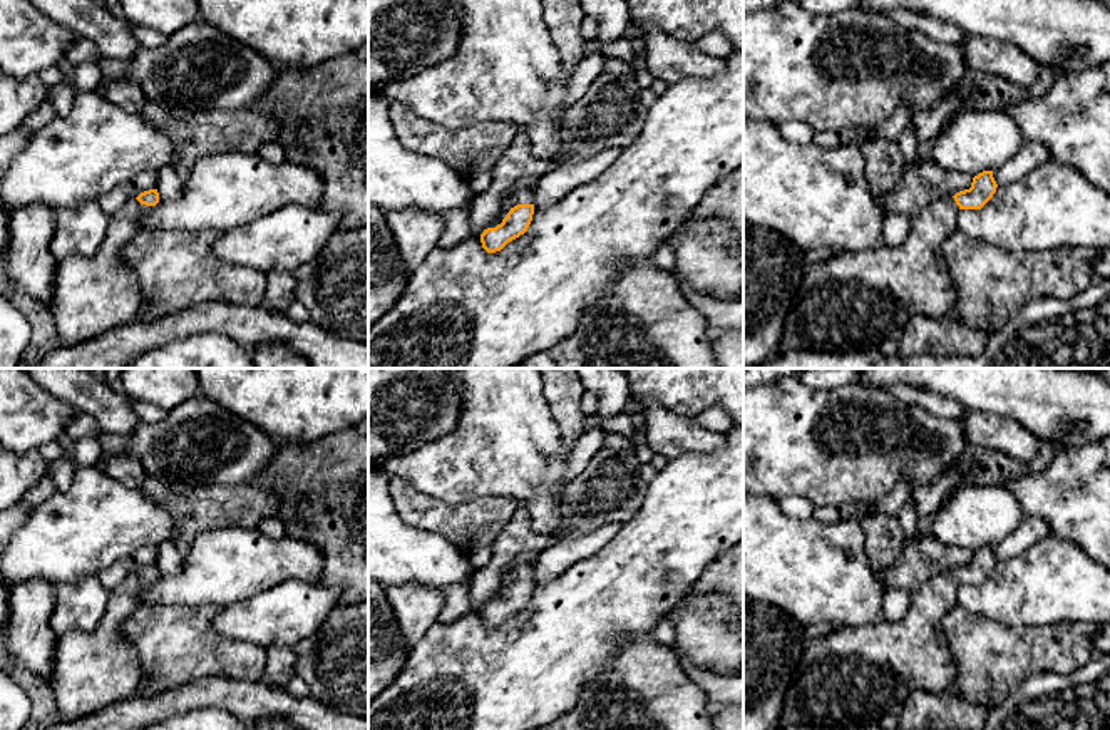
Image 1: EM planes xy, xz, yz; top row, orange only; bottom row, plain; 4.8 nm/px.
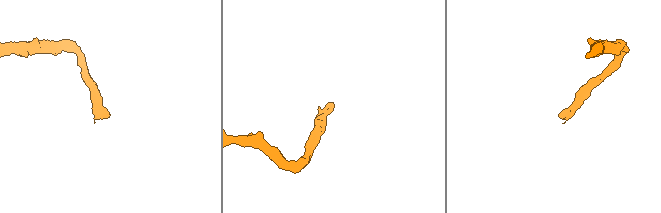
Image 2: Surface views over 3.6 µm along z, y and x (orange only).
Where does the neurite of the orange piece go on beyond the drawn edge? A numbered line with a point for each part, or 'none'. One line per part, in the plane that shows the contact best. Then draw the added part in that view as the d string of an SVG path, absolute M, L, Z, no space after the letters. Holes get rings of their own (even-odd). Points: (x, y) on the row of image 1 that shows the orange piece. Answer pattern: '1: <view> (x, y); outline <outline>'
1: xz (519, 193); outline M524 181L516 182L507 191L506 204L497 218L497 224L501 224L507 213L517 204L532 204L532 189Z

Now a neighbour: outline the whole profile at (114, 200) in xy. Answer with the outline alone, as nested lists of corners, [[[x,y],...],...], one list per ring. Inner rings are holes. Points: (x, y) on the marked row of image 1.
[[[144,171],[134,176],[126,184],[114,188],[109,193],[104,193],[95,201],[102,211],[112,214],[119,211],[124,204],[136,199],[141,193],[156,189],[157,172],[156,171]]]

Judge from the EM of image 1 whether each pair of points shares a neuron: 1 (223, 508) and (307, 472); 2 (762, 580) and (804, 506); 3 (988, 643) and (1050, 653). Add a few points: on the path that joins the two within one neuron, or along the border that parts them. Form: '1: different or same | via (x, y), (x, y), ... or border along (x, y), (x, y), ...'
1: different | border along (251, 484), (270, 488), (277, 494), (275, 519)
2: different | border along (775, 499), (789, 516), (811, 518)
3: same | via (1003, 650), (1035, 650)

